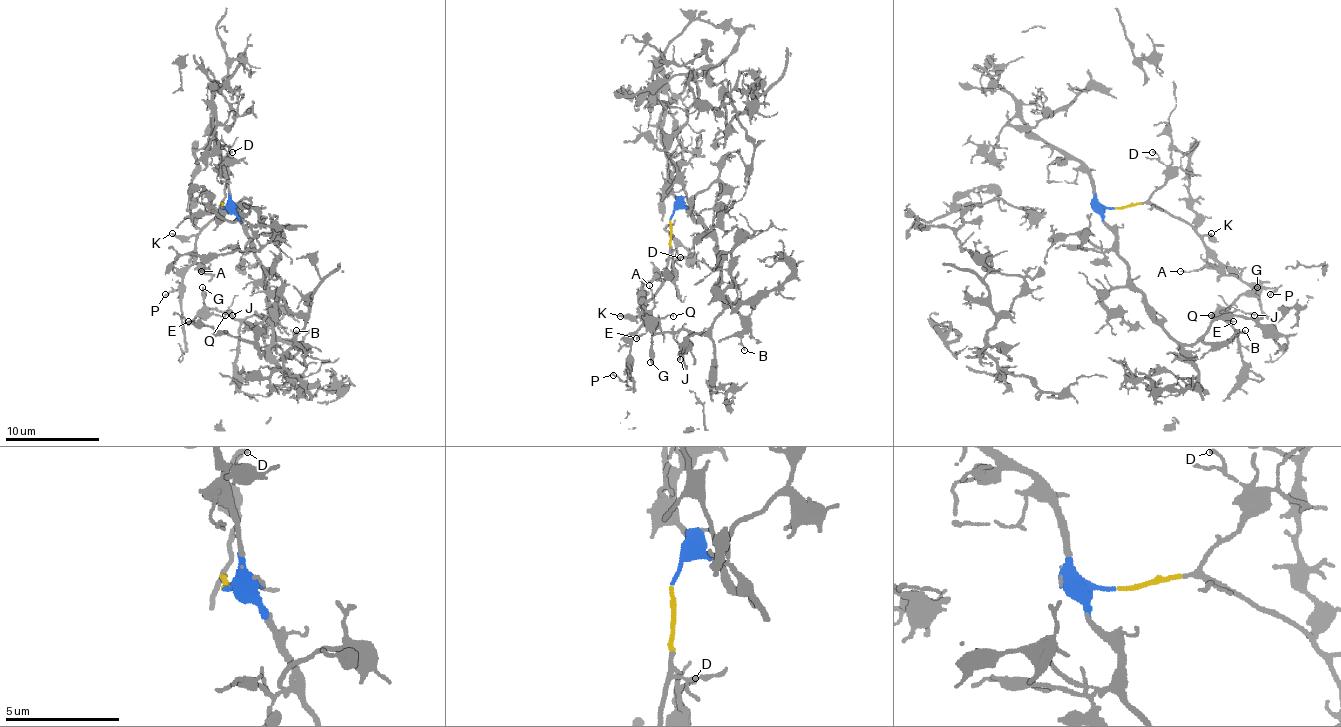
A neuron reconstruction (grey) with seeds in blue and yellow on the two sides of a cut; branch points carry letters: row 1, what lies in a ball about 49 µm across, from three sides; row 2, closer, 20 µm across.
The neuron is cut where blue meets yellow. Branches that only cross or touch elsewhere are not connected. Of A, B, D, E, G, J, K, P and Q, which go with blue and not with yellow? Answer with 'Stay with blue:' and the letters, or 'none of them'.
Stay with blue: B, E, G, J, Q

